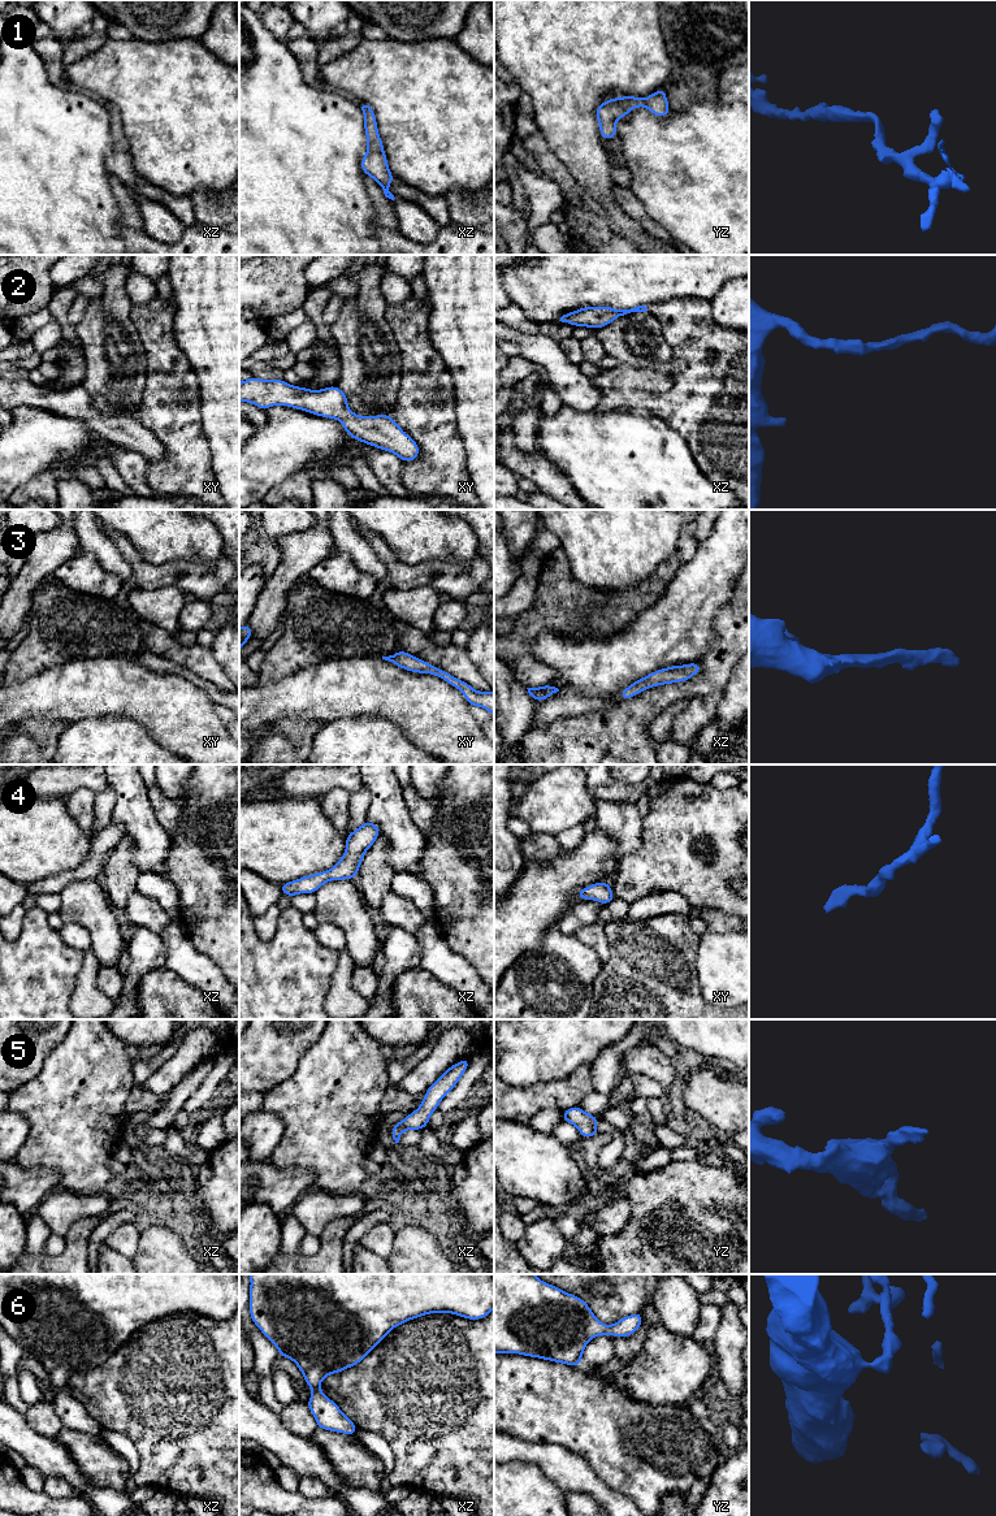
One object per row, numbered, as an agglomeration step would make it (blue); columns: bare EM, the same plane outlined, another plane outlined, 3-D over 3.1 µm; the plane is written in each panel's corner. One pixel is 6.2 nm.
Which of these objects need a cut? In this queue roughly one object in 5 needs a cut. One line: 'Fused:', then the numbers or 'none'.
Fused: none

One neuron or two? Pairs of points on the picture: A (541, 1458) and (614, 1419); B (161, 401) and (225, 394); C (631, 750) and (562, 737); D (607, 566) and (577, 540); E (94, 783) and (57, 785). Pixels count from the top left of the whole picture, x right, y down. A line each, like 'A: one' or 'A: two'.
A: two
B: two
C: one
D: one
E: one

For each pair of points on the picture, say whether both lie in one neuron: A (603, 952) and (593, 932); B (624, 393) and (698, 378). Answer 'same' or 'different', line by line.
A: same
B: same

